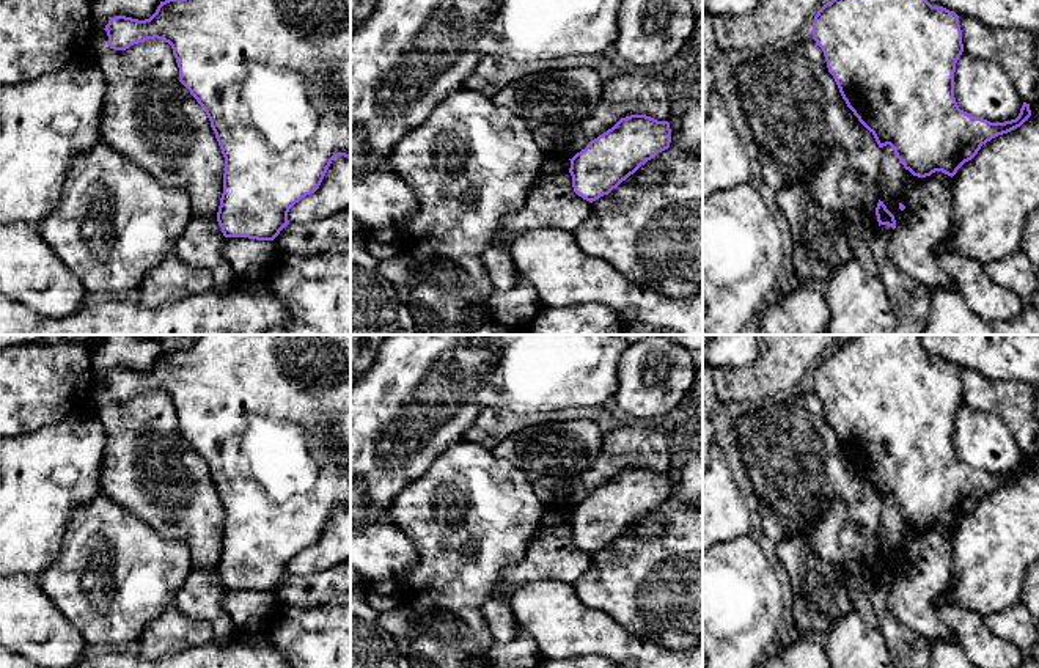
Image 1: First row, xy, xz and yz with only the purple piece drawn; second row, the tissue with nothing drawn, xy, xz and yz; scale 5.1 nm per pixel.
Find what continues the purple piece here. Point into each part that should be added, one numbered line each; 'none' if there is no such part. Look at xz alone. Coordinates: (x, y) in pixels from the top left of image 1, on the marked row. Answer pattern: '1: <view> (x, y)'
none

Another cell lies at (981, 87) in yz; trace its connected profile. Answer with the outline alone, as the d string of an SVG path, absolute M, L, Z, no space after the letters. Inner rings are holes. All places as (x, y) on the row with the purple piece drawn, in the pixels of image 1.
M965 52L956 63L954 97L960 110L990 123L1015 119L1025 102L1000 63Z

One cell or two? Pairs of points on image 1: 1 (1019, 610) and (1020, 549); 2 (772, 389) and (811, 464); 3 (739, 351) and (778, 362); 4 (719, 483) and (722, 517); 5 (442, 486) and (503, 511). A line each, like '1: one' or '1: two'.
1: two
2: two
3: two
4: one
5: one

